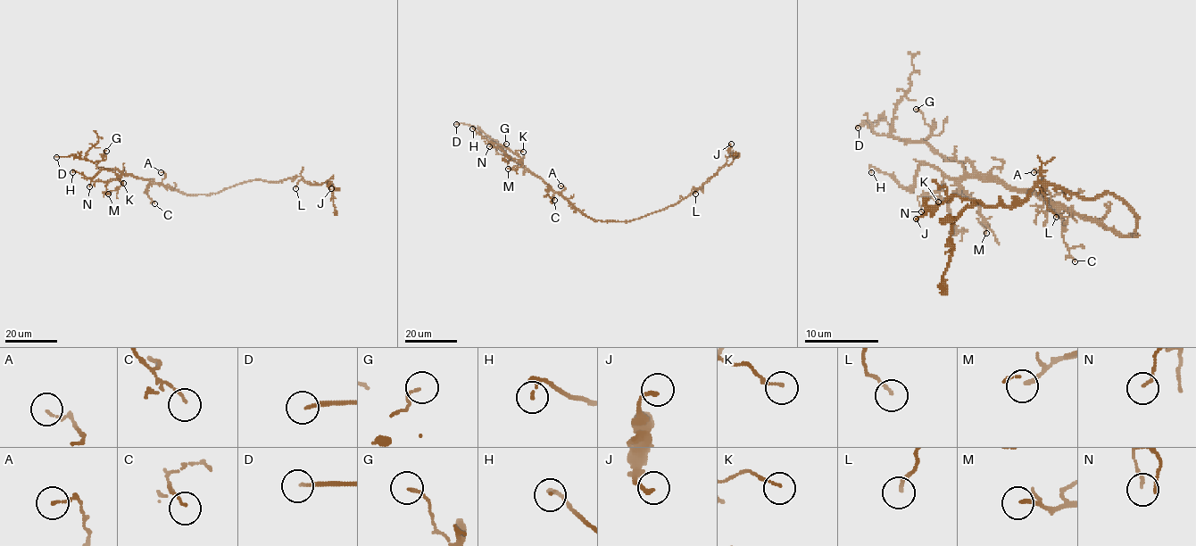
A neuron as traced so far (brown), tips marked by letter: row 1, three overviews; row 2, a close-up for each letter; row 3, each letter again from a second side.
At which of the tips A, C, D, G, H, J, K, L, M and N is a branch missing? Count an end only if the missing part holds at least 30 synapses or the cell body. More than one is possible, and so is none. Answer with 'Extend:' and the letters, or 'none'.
Extend: D

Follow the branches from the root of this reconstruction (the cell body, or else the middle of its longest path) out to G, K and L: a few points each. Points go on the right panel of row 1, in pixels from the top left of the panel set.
G: (1134, 235), (1119, 235), (1036, 194), (984, 179), (967, 161), (949, 161), (925, 141), (930, 128), (916, 109)
K: (1134, 235), (1119, 235), (995, 179), (945, 177), (943, 187), (932, 194), (938, 202)
L: (1134, 235), (1134, 213), (1112, 193), (1082, 198), (1062, 187), (1038, 183), (1047, 207), (1056, 217)

